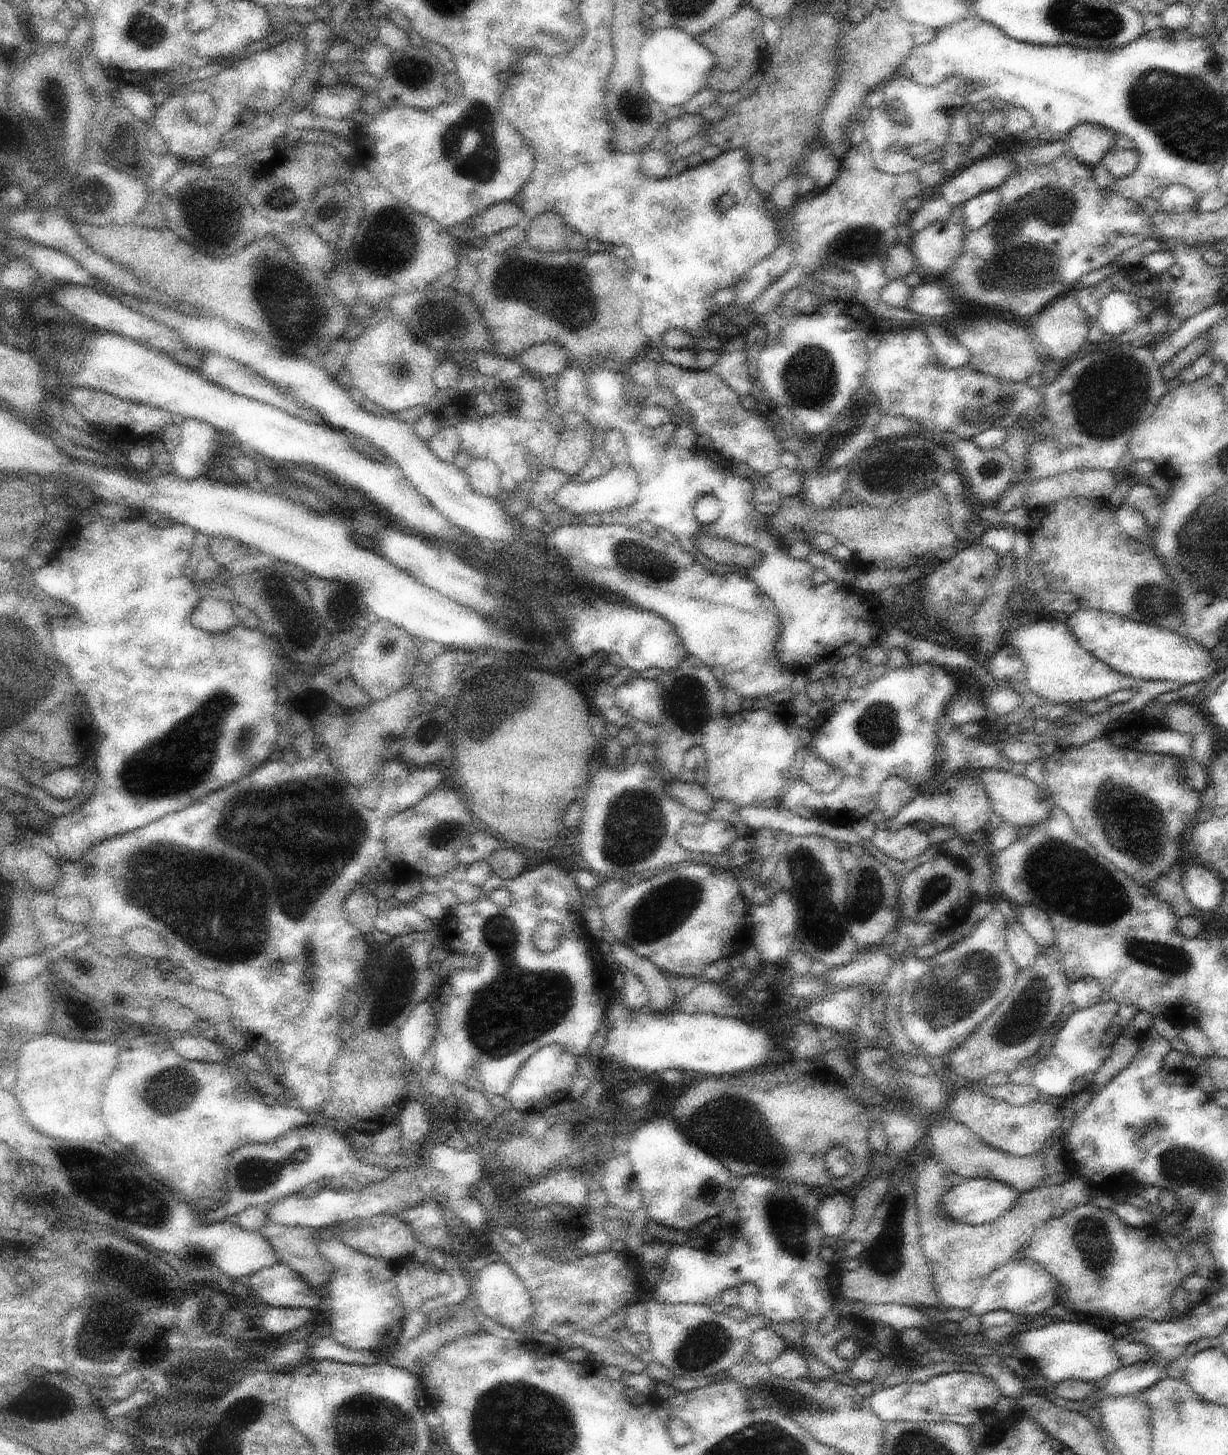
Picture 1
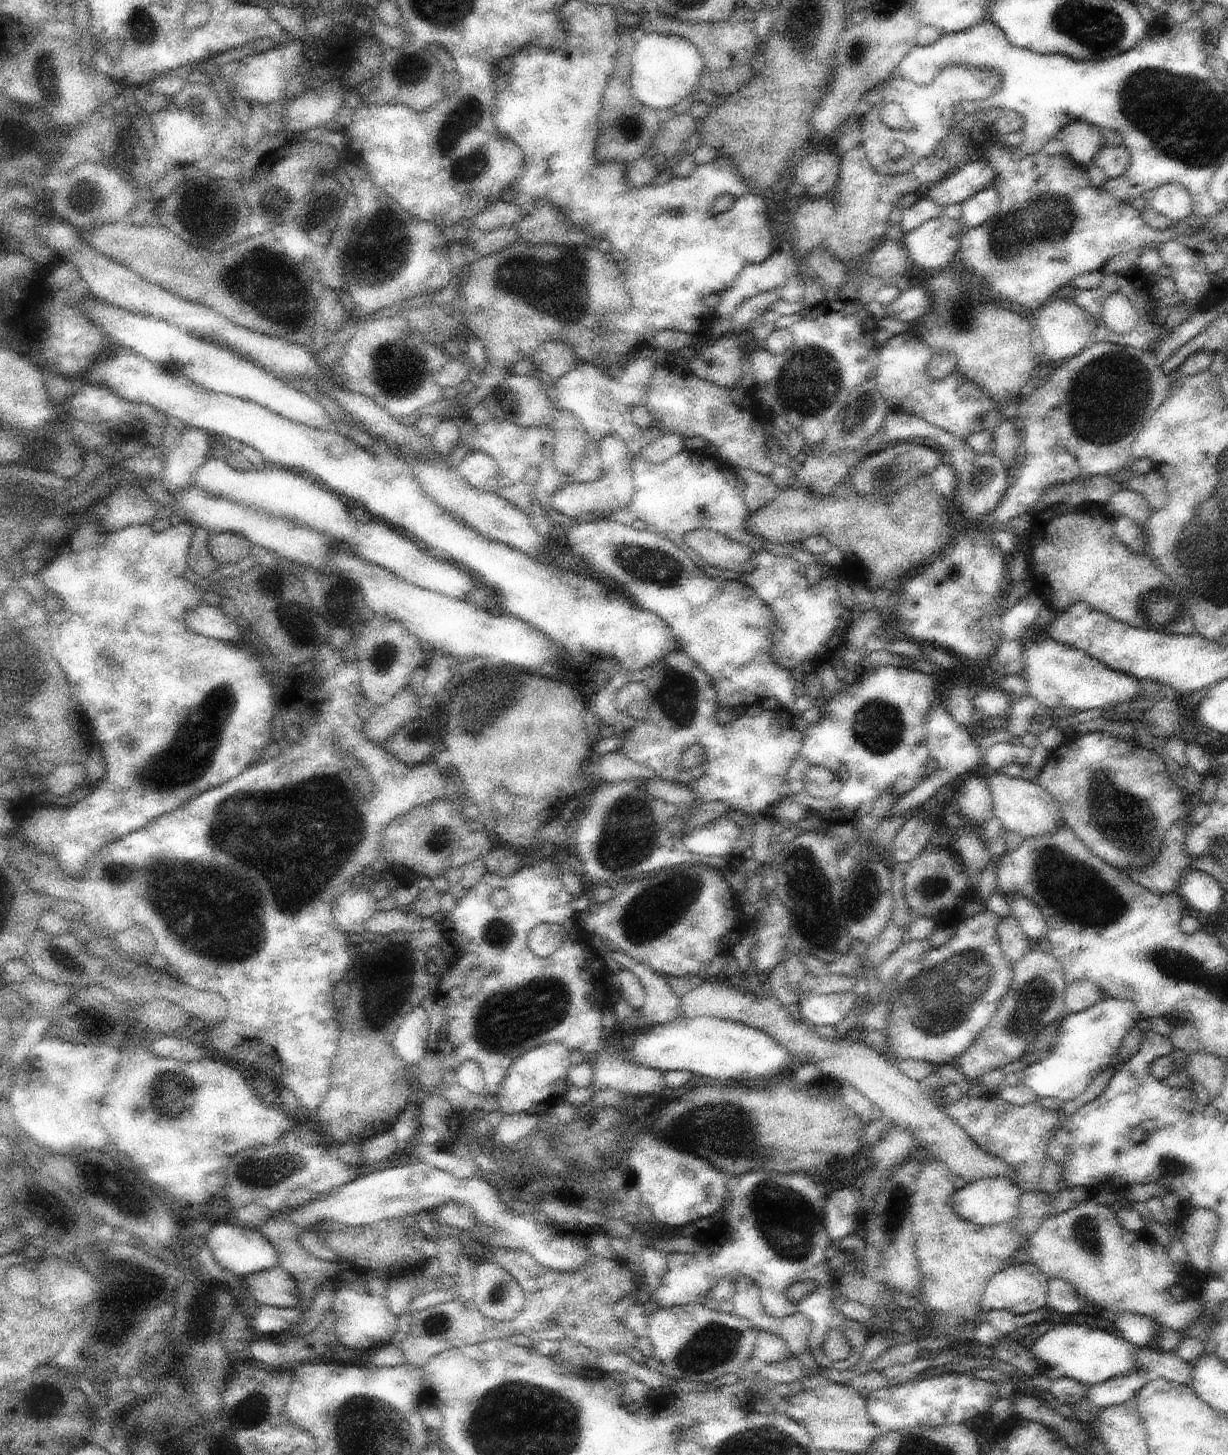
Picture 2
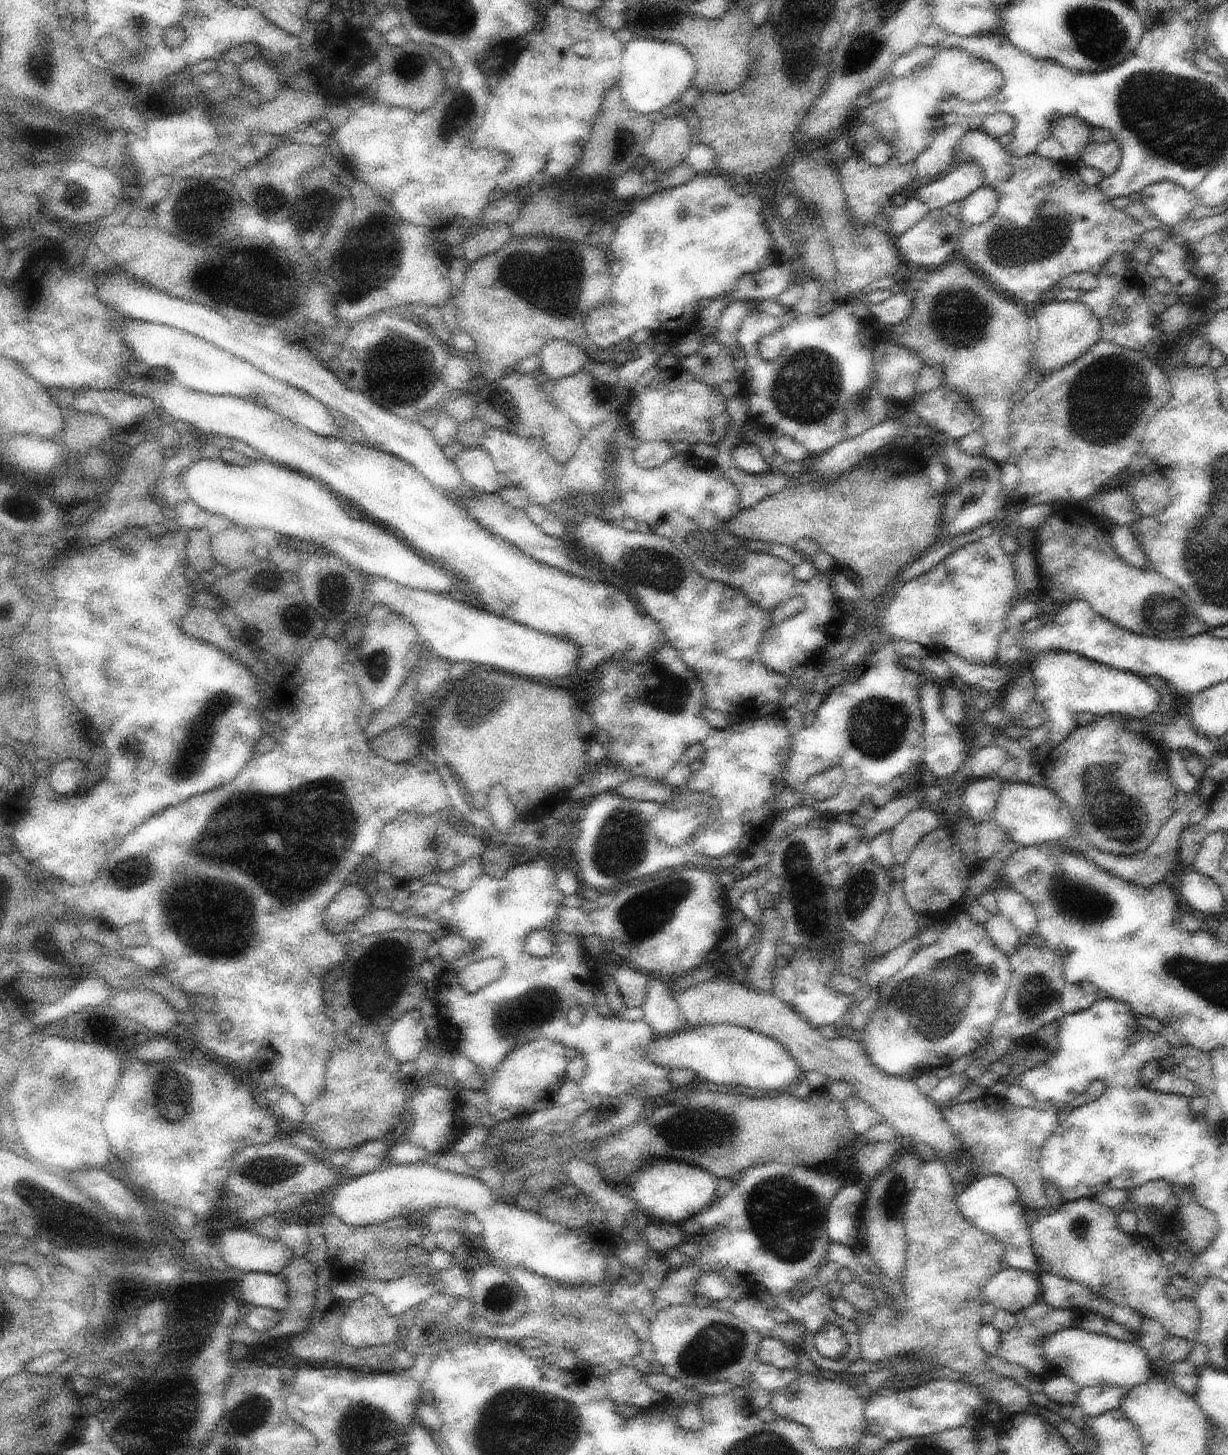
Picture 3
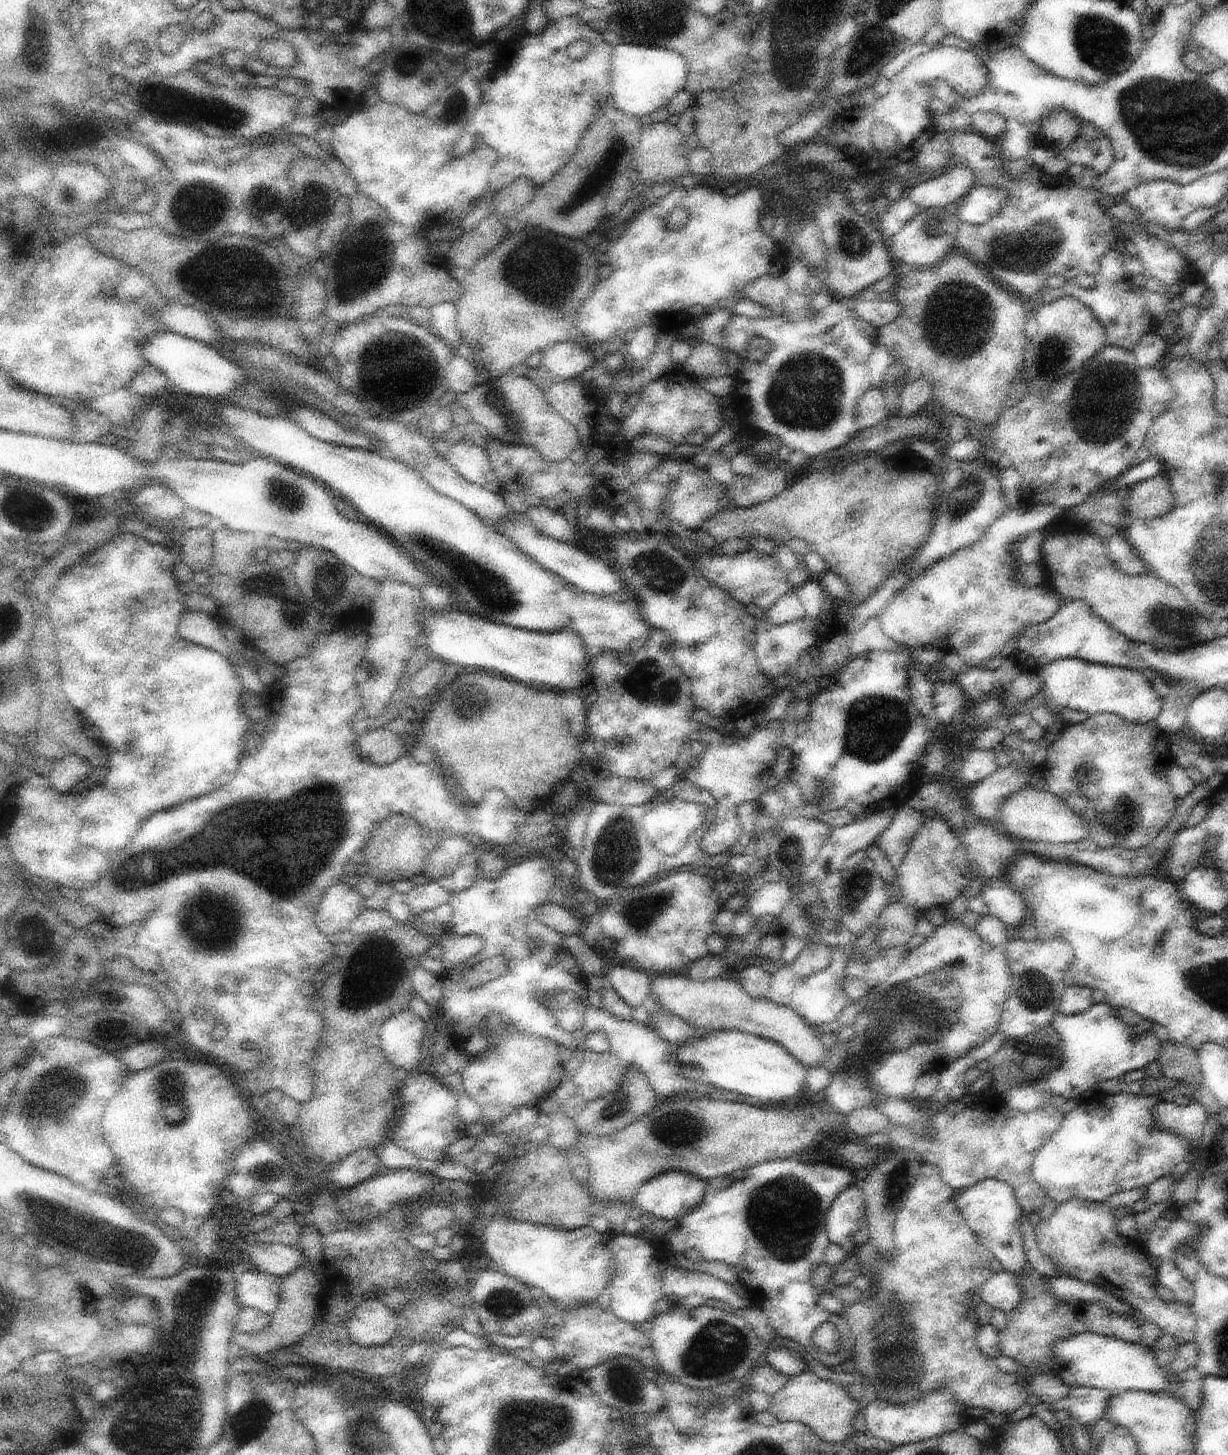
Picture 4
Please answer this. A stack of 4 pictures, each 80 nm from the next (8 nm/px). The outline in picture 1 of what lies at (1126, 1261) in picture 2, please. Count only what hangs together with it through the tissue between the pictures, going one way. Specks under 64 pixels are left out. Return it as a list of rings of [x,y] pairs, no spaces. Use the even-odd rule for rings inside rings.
[[[1090,1202],[1050,1217],[1030,1239],[1023,1257],[1030,1257],[1049,1270],[1065,1288],[1062,1304],[1078,1315],[1101,1320],[1108,1325],[1128,1323],[1136,1319],[1161,1320],[1172,1312],[1172,1293],[1181,1286],[1184,1275],[1178,1269],[1178,1254],[1164,1241],[1155,1224],[1144,1228],[1126,1224],[1114,1212]]]

